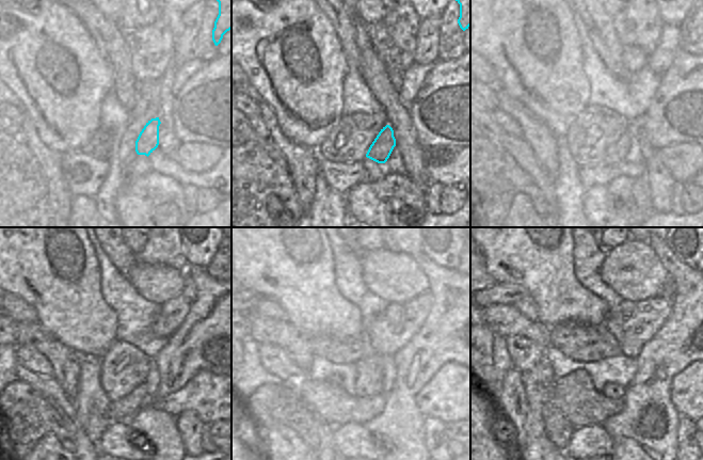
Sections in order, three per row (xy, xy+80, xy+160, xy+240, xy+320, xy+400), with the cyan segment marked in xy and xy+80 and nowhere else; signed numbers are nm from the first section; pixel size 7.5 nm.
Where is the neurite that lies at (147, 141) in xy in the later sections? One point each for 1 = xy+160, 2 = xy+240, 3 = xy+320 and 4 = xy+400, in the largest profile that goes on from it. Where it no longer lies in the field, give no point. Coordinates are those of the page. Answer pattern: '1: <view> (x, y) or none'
1: xy+160 (618, 152)
2: xy+240 (123, 409)
3: xy+320 (332, 405)
4: xy+400 (574, 395)

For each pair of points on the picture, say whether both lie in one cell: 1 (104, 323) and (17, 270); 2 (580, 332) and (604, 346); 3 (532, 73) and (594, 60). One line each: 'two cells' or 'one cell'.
1: one cell
2: one cell
3: two cells

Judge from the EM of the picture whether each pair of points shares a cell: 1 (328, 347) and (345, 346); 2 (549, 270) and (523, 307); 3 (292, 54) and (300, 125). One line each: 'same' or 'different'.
1: same
2: different
3: same

